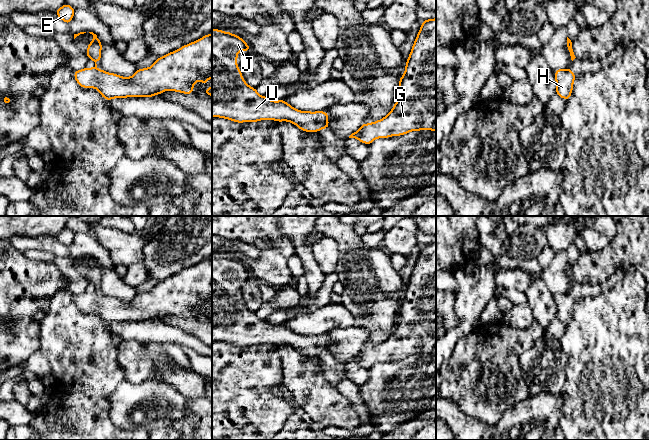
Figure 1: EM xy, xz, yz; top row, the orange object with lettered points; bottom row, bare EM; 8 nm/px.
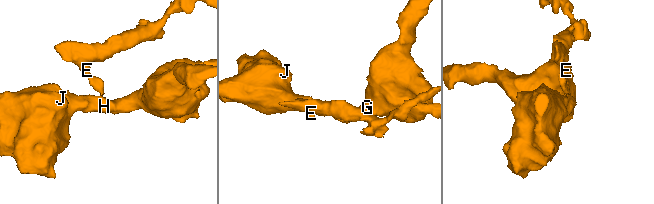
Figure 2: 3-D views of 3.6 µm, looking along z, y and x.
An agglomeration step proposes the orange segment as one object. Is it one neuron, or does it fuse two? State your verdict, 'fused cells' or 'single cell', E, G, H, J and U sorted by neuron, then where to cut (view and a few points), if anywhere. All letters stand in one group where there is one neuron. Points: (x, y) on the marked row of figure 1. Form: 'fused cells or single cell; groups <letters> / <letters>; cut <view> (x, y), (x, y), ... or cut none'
fused cells; groups E / G H J U; cut xy (100, 69), (102, 71)

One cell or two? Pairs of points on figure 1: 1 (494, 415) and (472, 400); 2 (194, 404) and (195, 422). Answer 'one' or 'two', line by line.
1: one
2: one

